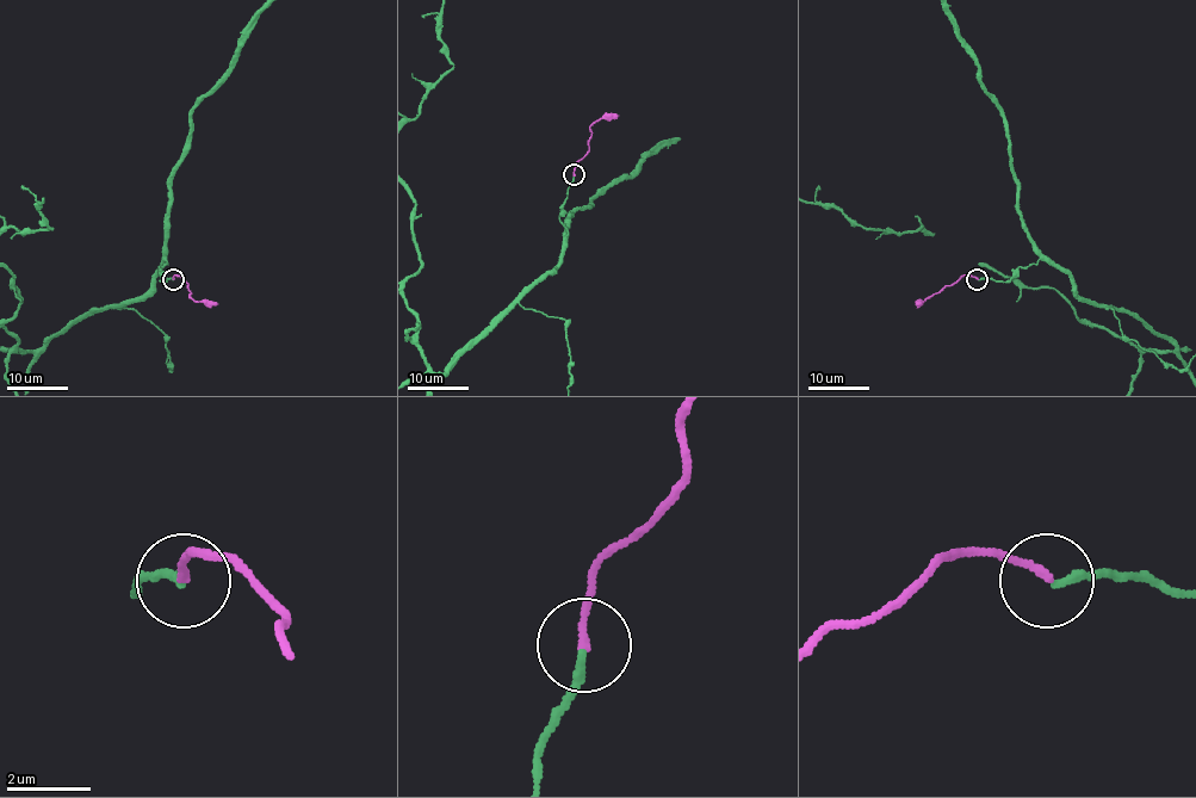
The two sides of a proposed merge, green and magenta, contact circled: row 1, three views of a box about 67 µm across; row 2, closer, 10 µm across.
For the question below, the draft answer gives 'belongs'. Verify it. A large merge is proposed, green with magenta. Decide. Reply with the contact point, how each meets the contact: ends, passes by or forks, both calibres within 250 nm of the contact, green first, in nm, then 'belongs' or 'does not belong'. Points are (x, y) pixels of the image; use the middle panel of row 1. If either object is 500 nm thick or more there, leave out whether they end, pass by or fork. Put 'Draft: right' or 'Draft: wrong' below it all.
at (574, 174); green ends there; magenta ends there; 190 nm thick on the green side, 180 nm on the other; belongs
Draft: right

